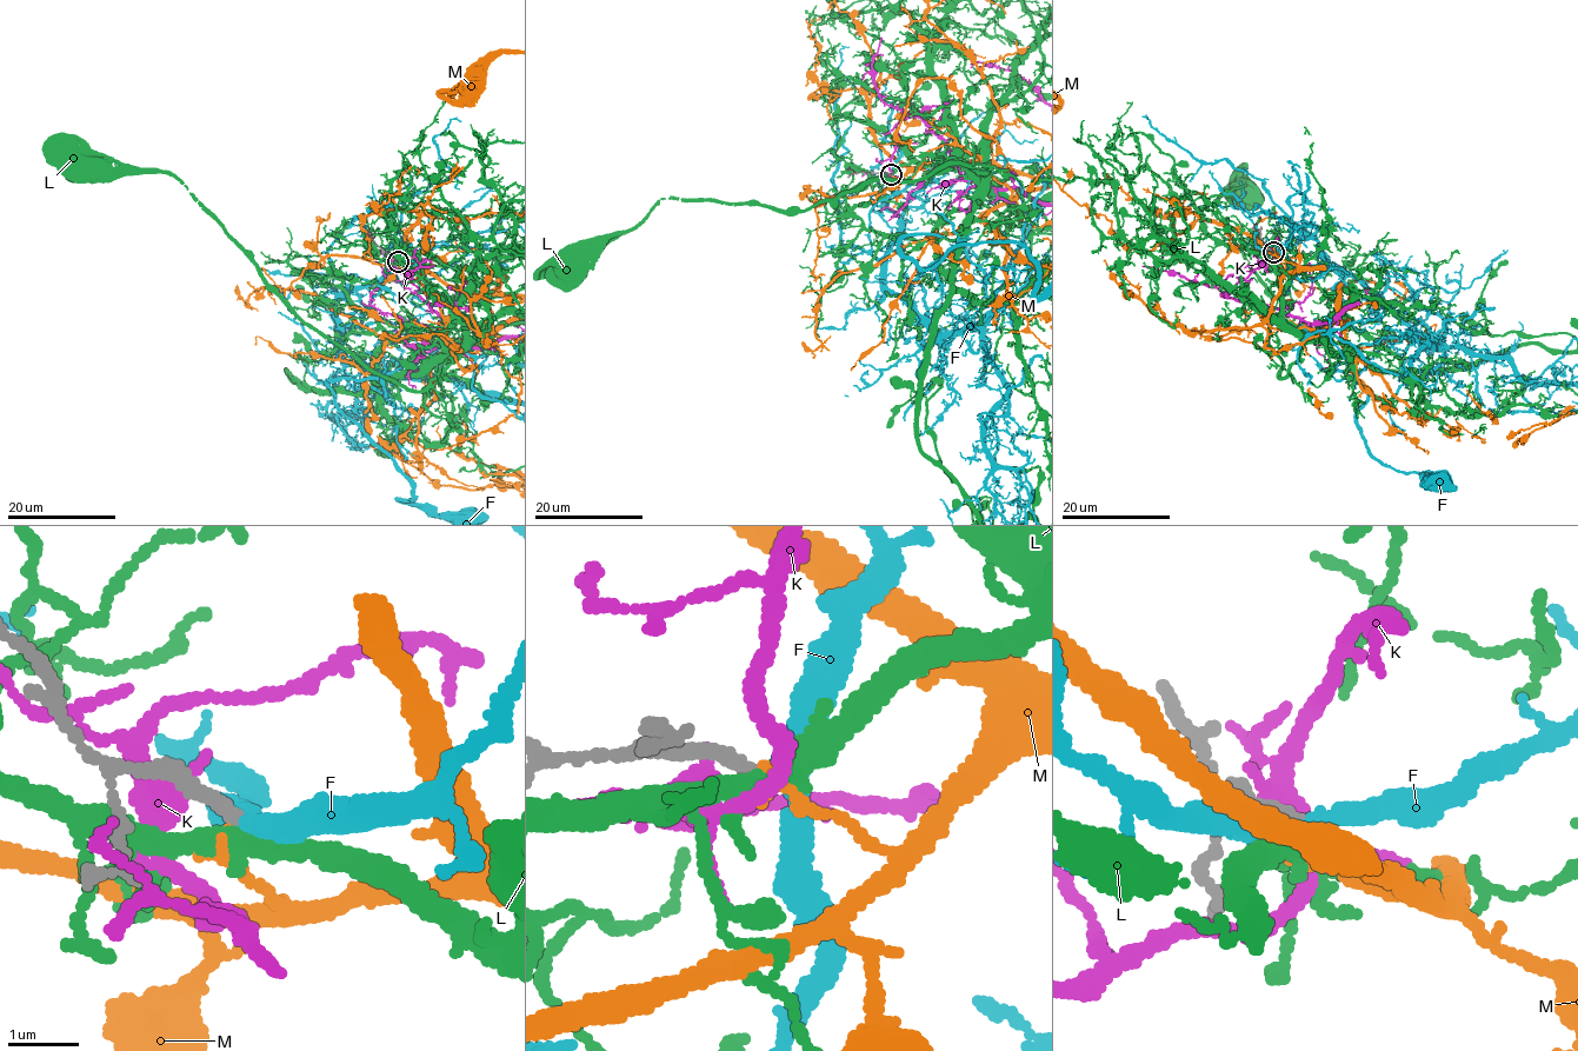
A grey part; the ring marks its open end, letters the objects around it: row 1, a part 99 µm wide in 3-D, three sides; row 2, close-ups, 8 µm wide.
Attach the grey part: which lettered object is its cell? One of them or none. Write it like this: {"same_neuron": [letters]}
{"same_neuron": []}

